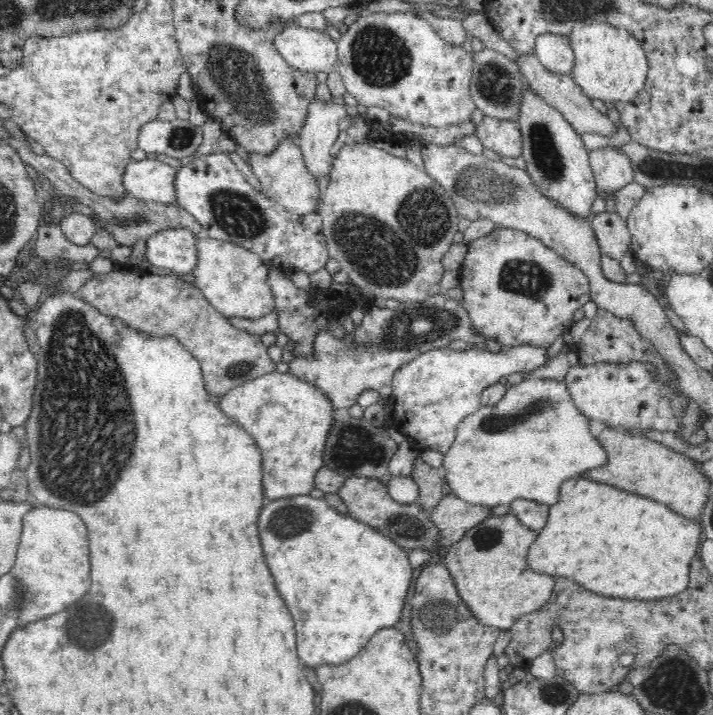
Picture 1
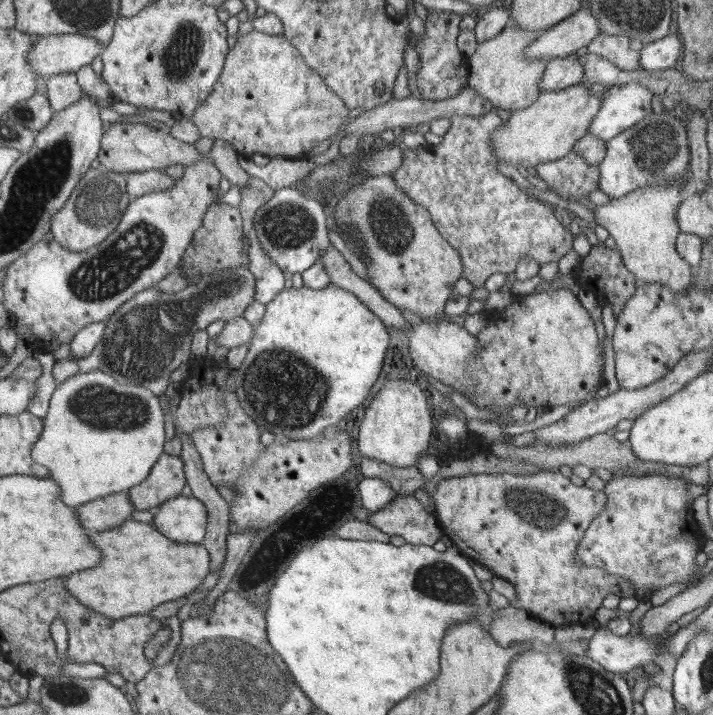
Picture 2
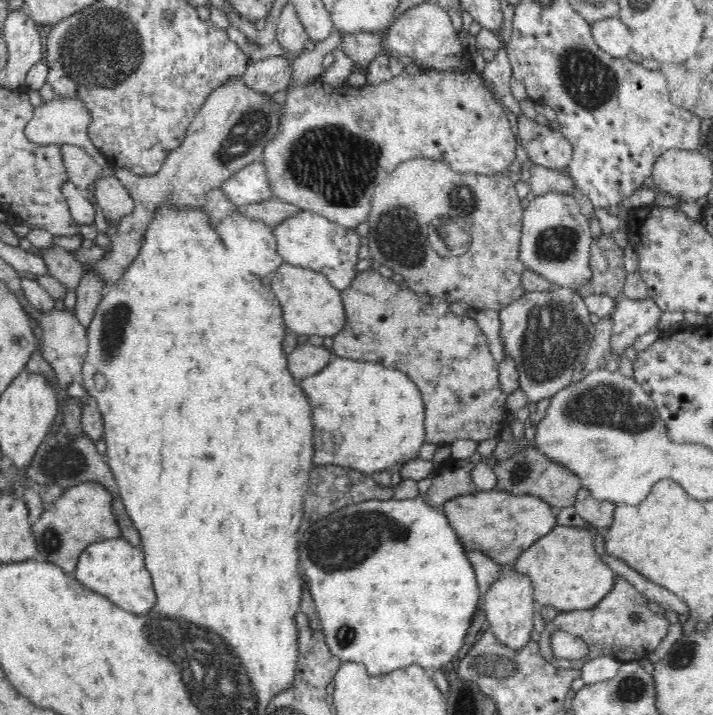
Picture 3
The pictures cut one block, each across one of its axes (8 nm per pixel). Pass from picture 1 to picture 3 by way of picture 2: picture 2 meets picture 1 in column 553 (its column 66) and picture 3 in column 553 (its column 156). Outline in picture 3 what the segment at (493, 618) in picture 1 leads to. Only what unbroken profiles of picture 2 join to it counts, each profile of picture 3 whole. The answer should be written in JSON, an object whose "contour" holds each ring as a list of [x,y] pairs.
{"contour":[[[556,525],[552,532],[539,537],[512,564],[514,571],[526,575],[533,588],[536,605],[554,606],[560,613],[594,608],[612,588],[617,574],[598,554],[593,535],[587,529]]]}

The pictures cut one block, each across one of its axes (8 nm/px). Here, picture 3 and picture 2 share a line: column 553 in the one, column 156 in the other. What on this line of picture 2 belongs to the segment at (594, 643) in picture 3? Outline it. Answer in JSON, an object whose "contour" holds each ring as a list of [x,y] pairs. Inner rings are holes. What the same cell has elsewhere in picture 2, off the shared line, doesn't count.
{"contour":[[[92,610],[92,662],[106,668],[110,674],[120,674],[124,680],[137,683],[148,674],[154,665],[165,665],[172,661],[176,655],[176,647],[180,646],[182,631],[182,620],[177,615],[156,619],[149,614],[134,615],[123,619],[112,619],[104,614],[94,614]],[[162,628],[170,628],[171,636],[169,642],[160,647],[156,658],[149,659],[145,656],[145,646]],[[98,654],[98,658],[94,658]]]}

